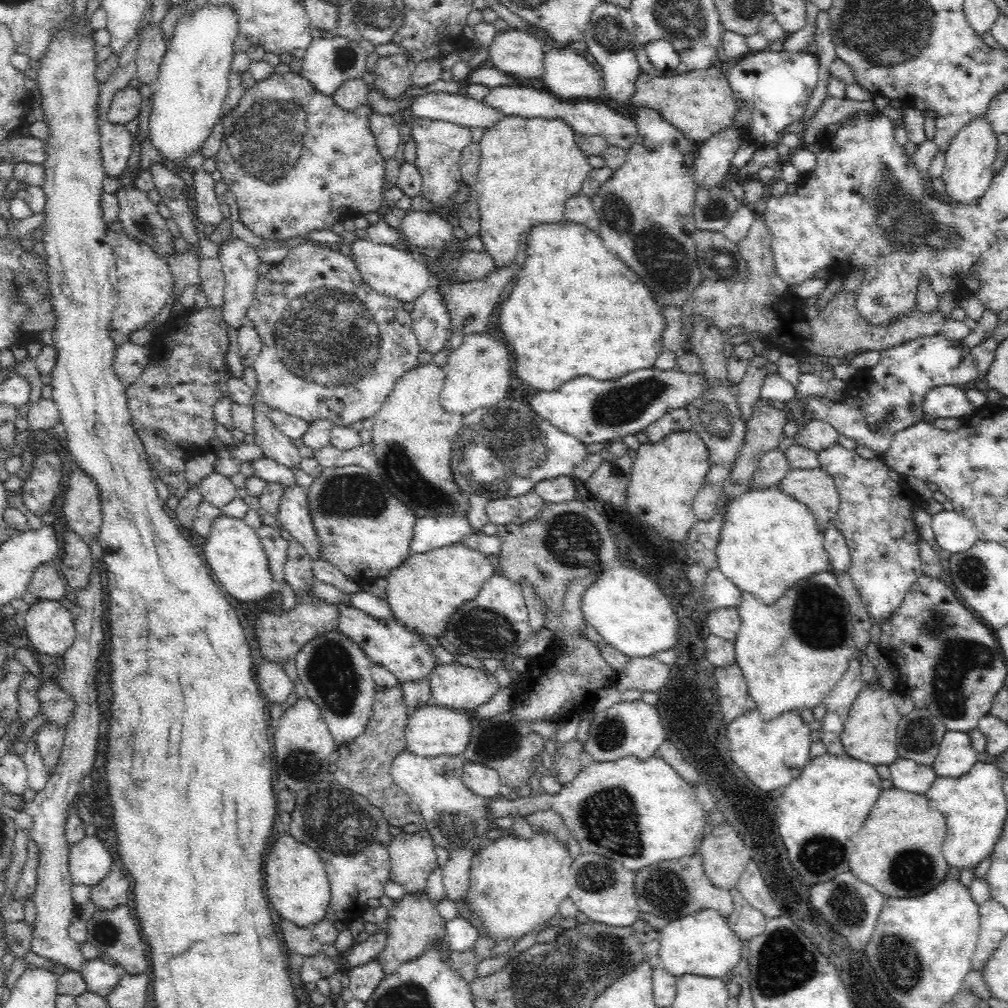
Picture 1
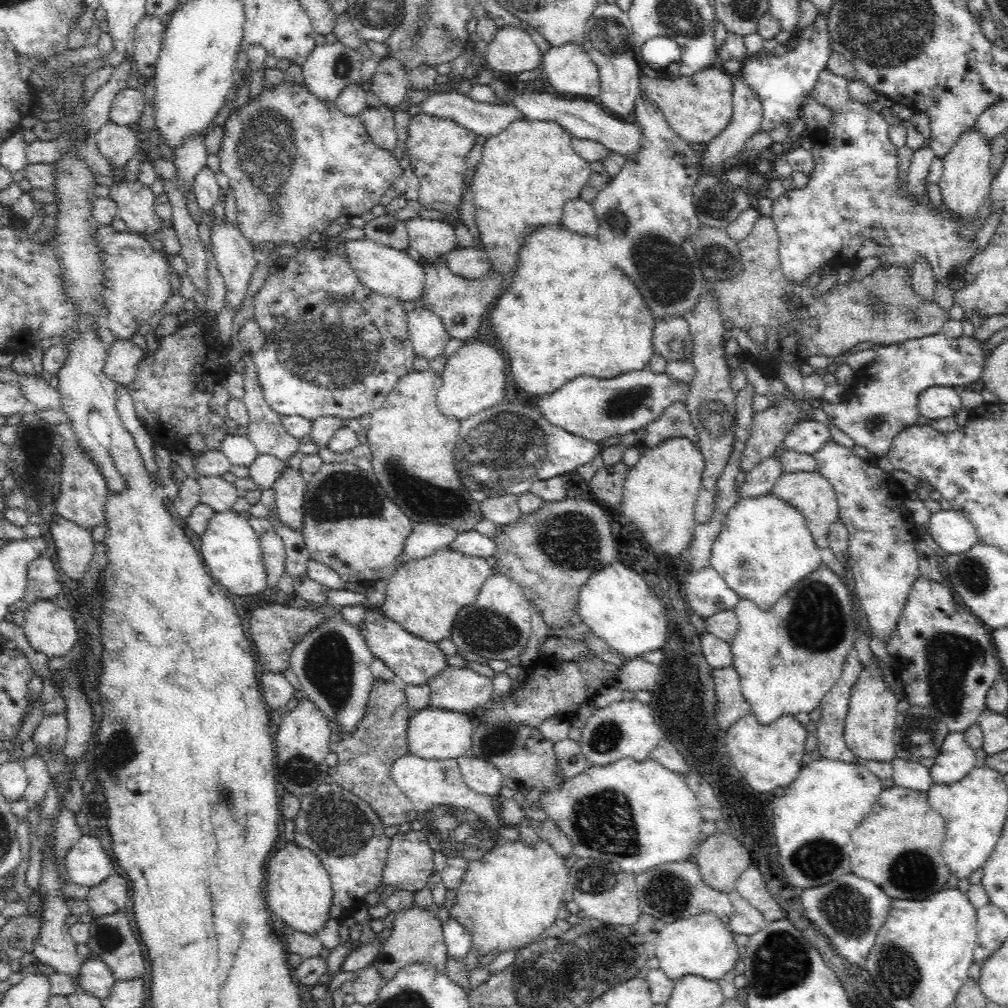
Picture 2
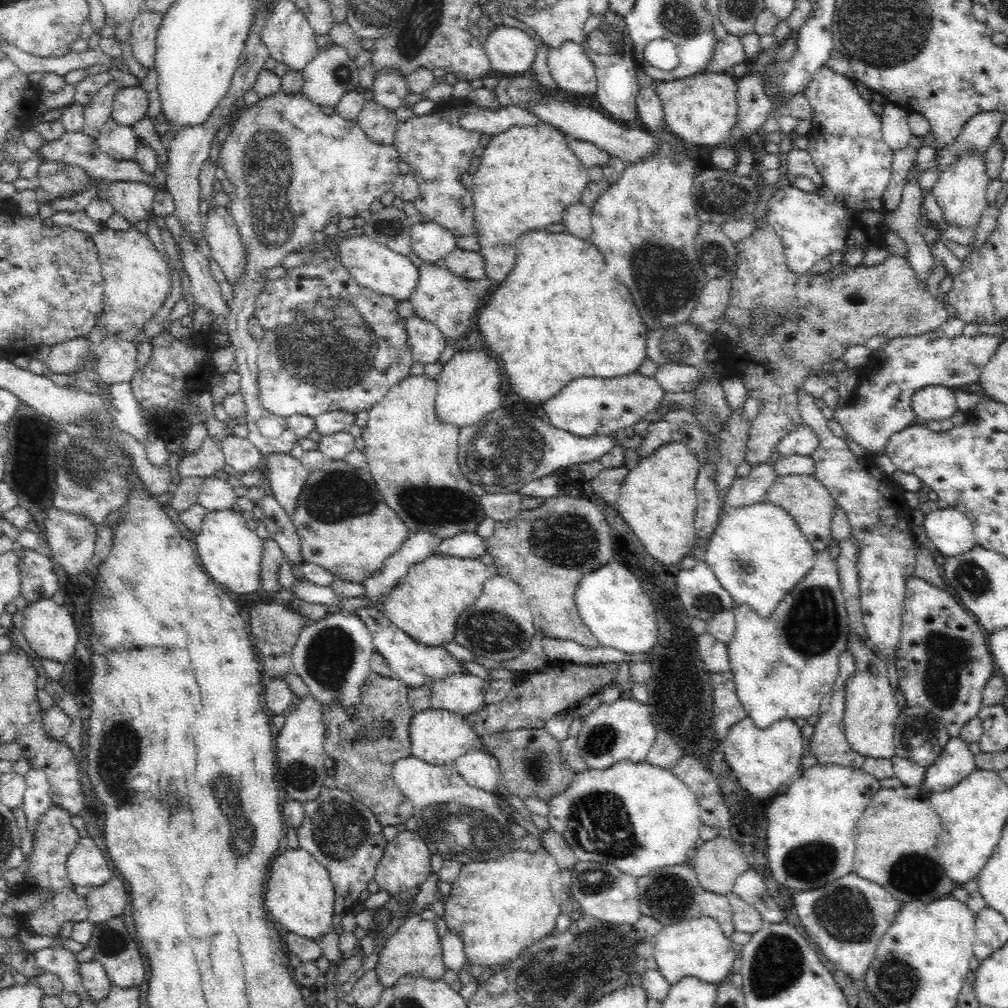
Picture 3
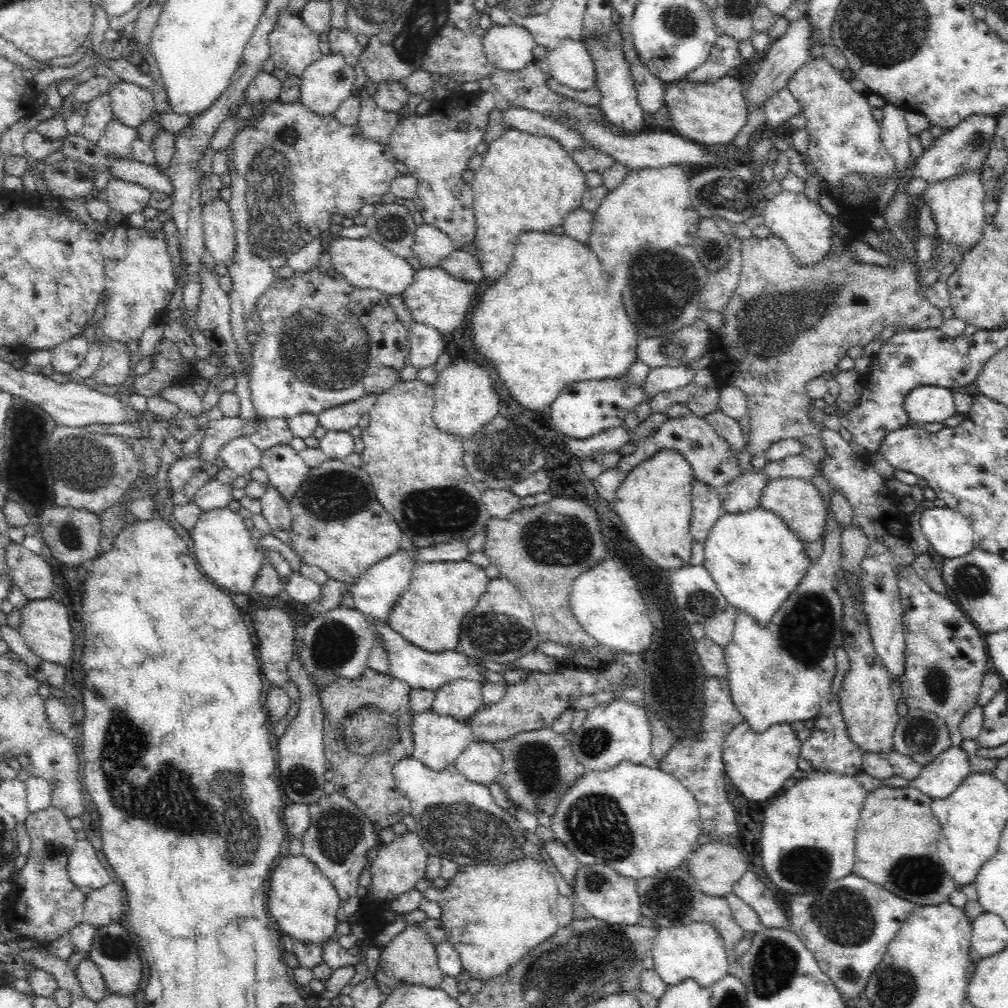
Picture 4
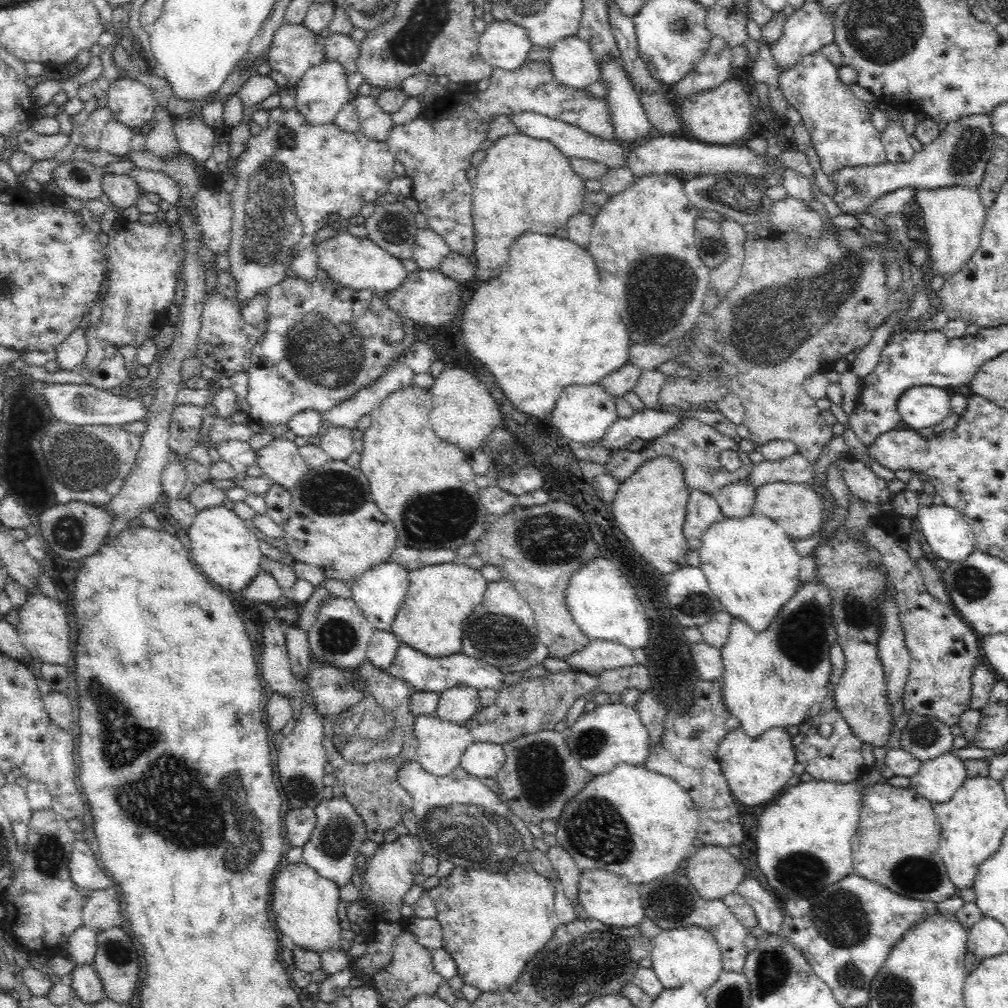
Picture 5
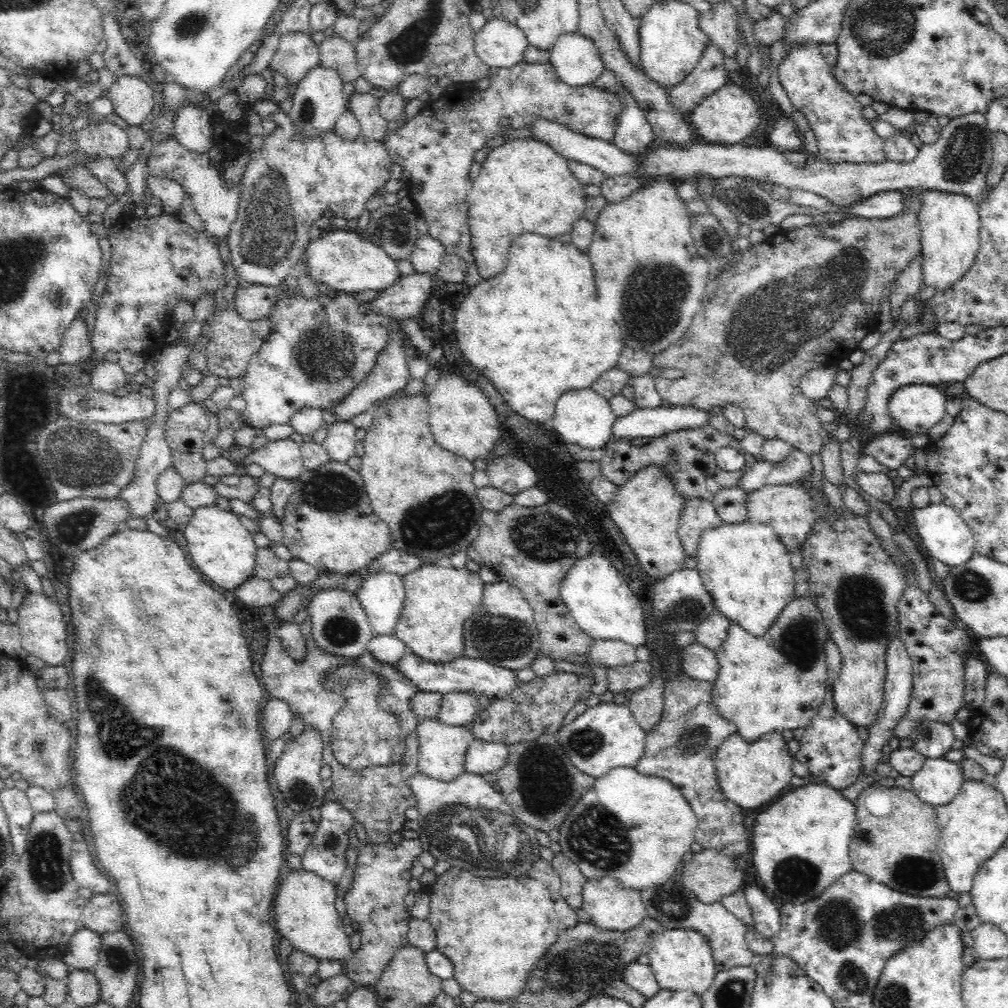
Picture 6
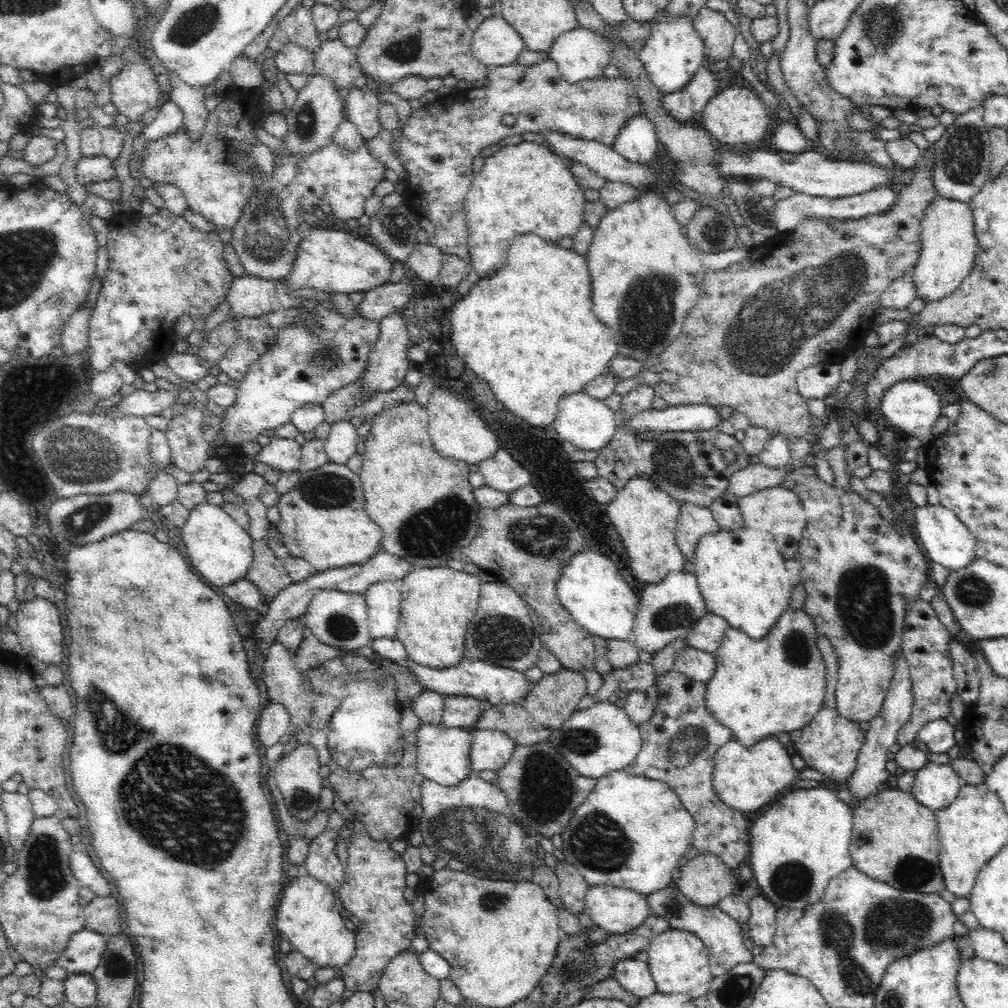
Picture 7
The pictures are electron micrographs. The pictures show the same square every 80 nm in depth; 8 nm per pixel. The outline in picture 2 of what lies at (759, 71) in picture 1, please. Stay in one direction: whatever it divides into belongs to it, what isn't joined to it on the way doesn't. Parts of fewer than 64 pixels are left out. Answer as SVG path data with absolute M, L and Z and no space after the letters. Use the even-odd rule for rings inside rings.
M818 10L818 16L812 25L803 28L795 36L794 47L786 54L778 56L764 56L758 60L750 60L744 64L738 80L742 78L747 85L757 92L763 106L762 130L770 132L782 124L782 120L797 120L800 110L804 106L804 98L817 84L817 78L822 70L827 68L831 55L831 35L828 16L830 10Z

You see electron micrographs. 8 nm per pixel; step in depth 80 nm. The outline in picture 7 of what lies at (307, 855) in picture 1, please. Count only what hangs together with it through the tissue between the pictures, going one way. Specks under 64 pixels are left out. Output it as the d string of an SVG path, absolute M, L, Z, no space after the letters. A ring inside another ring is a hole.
M306 874L306 878L296 878L288 884L276 916L277 930L289 941L293 950L312 961L316 968L332 968L340 972L355 955L355 933L344 924L336 905L336 893L312 876Z

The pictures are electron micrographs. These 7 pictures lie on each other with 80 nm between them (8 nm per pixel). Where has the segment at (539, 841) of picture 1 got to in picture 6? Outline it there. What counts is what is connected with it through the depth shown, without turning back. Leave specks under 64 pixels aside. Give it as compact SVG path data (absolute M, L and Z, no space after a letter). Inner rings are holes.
M449 867L441 876L437 876L436 882L427 888L427 892L430 895L430 916L426 920L430 922L435 931L435 948L450 959L453 968L453 978L458 981L462 991L474 995L478 1000L505 1001L506 999L520 996L526 990L526 986L530 982L532 974L534 974L535 966L545 957L546 952L556 942L558 928L562 926L555 912L554 901L550 898L549 891L544 884L533 880L529 876L520 876L518 878L513 876L479 878L466 870Z

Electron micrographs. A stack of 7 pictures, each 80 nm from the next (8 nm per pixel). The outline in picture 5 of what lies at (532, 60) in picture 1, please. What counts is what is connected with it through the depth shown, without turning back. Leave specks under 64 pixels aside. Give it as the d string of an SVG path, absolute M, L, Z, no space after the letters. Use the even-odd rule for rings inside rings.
M508 20L495 21L479 34L478 52L492 68L512 71L525 63L532 45L524 28Z

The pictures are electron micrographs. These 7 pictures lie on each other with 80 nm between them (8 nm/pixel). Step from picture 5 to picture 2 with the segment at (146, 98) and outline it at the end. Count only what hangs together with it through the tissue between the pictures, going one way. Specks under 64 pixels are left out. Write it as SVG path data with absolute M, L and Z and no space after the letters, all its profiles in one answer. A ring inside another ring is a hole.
M127 86L113 100L109 120L120 126L137 123L144 112L144 93L142 88Z

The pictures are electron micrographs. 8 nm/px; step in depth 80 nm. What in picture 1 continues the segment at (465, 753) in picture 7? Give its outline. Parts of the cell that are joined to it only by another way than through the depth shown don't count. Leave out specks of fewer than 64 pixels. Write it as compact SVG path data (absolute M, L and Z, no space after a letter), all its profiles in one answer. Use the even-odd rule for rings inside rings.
M428 704L411 713L407 720L406 750L421 757L452 755L462 757L470 742L473 715L441 705Z

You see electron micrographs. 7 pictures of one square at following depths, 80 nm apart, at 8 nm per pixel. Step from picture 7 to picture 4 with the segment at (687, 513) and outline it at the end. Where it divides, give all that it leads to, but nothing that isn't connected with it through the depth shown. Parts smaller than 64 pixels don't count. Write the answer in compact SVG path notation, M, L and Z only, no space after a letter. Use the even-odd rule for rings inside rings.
M693 481L691 497L691 508L693 508L691 512L693 514L690 515L688 530L692 542L696 541L702 544L706 540L710 528L727 513L724 511L717 489L706 485L706 483Z

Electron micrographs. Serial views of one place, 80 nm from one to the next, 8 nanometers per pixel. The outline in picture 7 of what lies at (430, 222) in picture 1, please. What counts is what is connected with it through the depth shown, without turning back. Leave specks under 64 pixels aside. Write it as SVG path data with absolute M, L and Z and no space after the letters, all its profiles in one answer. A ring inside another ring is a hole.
M417 243L410 256L405 260L413 272L413 276L422 280L421 284L428 284L432 288L439 284L439 272L443 265L445 255L428 244Z

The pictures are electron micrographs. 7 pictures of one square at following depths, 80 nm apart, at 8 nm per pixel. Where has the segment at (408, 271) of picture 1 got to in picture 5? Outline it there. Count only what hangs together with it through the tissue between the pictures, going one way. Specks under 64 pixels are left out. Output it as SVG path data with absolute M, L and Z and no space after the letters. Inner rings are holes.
M346 229L316 245L316 268L323 270L328 279L349 289L392 292L401 286L407 272L400 259L380 248L367 237L357 237Z

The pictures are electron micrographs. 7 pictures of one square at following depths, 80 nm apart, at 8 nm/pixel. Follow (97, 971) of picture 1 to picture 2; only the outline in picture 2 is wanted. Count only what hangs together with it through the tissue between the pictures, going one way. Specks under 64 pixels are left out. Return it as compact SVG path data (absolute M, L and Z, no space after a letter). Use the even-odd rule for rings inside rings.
M92 958L84 959L79 972L79 982L83 992L102 1000L108 997L116 981L104 961Z

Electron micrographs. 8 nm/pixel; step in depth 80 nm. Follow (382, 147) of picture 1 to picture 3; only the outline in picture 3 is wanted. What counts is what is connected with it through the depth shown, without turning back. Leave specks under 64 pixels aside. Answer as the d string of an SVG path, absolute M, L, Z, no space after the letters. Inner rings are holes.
M365 101L357 116L358 126L375 143L392 145L399 120L395 110L390 110L372 101Z

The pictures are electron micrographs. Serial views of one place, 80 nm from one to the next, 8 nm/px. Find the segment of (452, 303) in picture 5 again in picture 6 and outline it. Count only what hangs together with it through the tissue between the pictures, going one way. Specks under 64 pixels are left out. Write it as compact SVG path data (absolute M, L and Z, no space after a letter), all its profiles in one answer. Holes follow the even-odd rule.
M415 273L398 278L390 287L378 290L377 296L372 298L372 311L396 318L399 322L409 316L419 316L424 302L442 284L437 275Z

